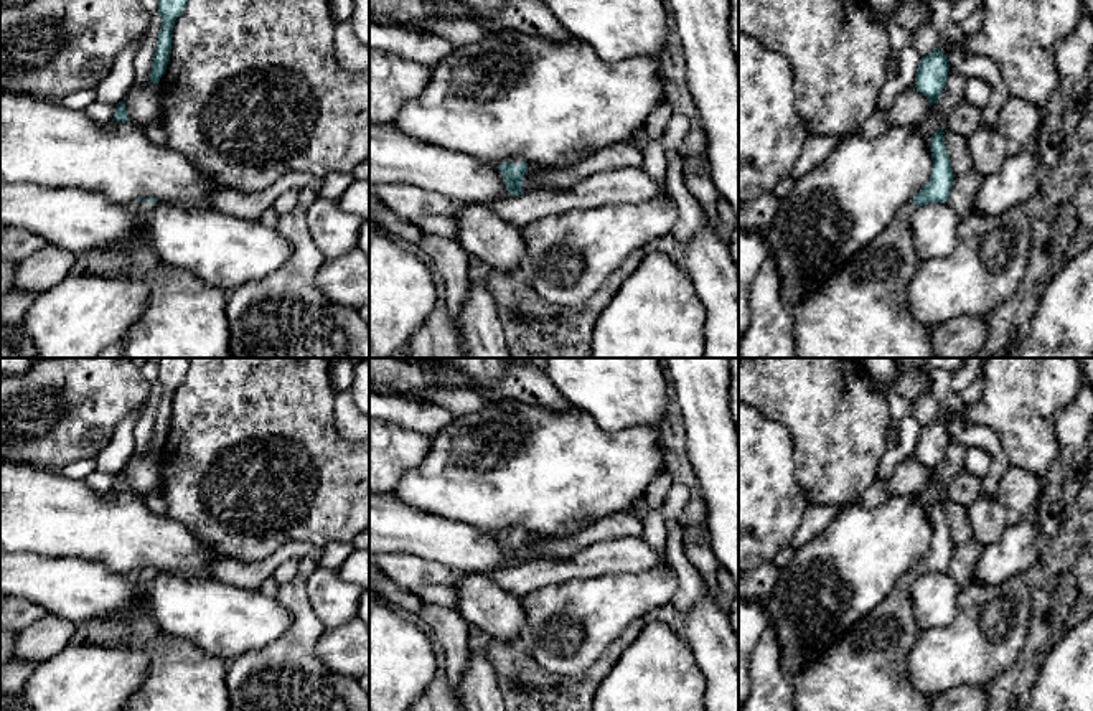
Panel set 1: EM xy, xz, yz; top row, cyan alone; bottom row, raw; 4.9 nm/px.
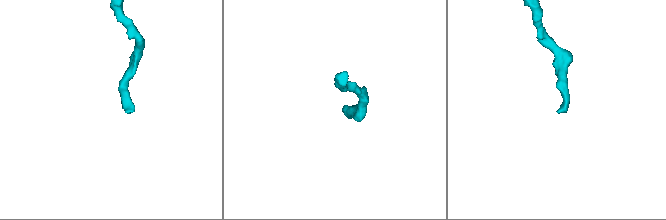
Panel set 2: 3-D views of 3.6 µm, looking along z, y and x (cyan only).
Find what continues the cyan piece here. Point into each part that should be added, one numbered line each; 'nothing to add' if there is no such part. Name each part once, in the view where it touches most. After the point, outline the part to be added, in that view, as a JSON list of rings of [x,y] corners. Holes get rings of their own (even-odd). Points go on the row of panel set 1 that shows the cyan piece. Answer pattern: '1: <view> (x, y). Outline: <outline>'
1: xy (144, 207). Outline: [[[140,201],[140,203],[134,203],[134,205],[130,206],[130,211],[140,213],[140,214],[147,214],[147,213],[152,211],[155,206],[157,206],[157,203]]]

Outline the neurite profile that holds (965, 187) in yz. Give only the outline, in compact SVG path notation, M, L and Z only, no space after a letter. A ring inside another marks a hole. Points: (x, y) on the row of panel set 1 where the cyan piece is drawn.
M969 168L966 173L953 178L953 185L948 196L948 205L963 219L971 214L976 193L983 183L983 175L976 168Z

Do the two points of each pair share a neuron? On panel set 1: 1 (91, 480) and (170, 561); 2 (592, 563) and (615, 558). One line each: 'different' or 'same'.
1: different
2: same

